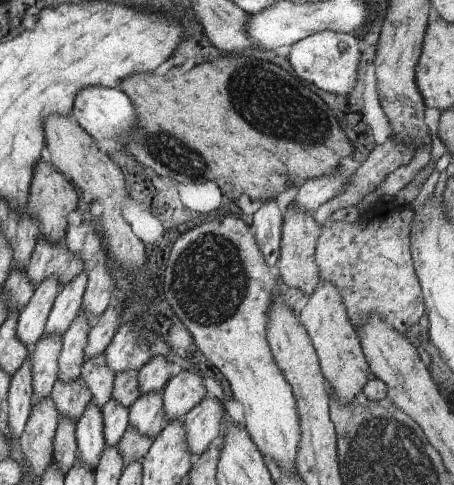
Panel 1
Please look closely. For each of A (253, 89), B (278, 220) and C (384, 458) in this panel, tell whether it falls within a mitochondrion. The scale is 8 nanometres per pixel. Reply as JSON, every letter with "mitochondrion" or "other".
{"A":"mitochondrion","B":"other","C":"mitochondrion"}

